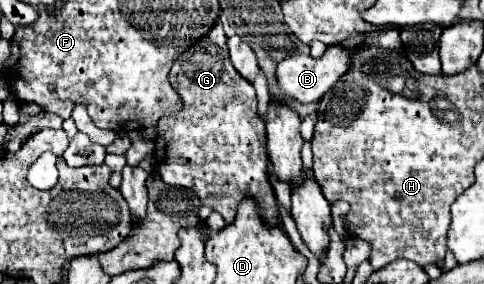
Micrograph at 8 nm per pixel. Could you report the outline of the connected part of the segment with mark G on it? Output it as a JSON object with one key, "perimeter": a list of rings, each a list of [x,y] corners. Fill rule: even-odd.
{"perimeter":[[[218,22],[208,36],[192,44],[172,66],[168,74],[170,84],[182,98],[182,108],[174,116],[162,116],[158,120],[156,138],[156,172],[170,186],[182,186],[196,192],[204,206],[212,206],[222,214],[226,224],[234,222],[238,204],[252,196],[260,208],[260,218],[266,226],[282,226],[276,196],[268,180],[268,154],[266,154],[266,126],[256,112],[256,92],[250,82],[246,82],[236,68],[230,64],[226,34]]]}

